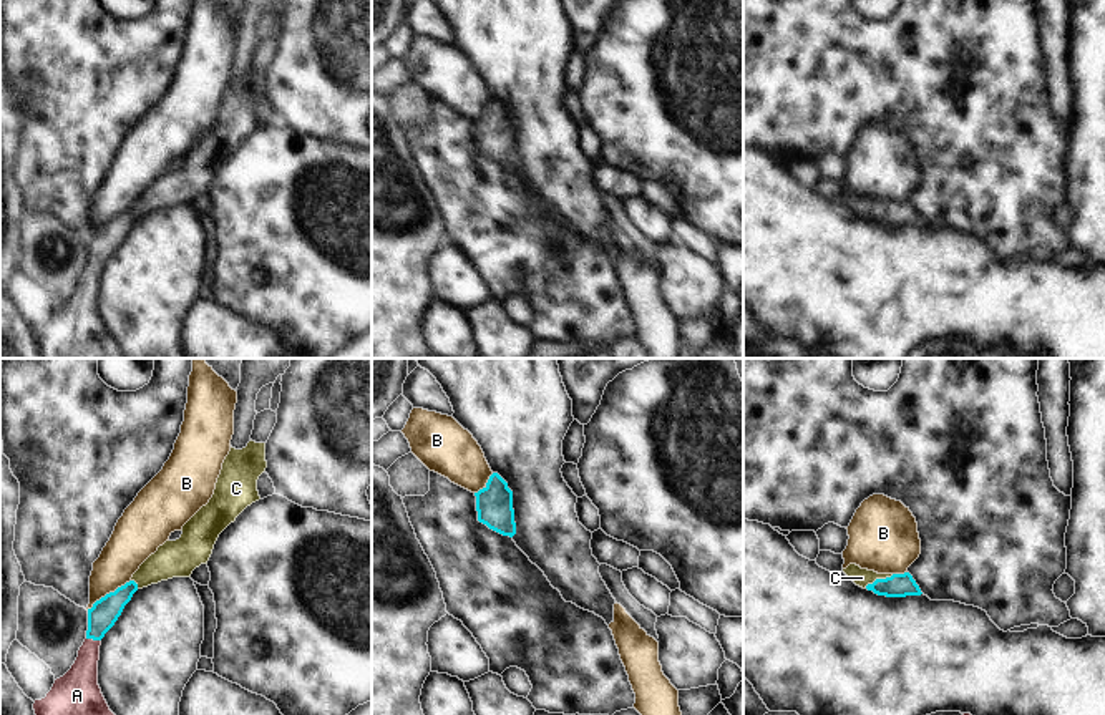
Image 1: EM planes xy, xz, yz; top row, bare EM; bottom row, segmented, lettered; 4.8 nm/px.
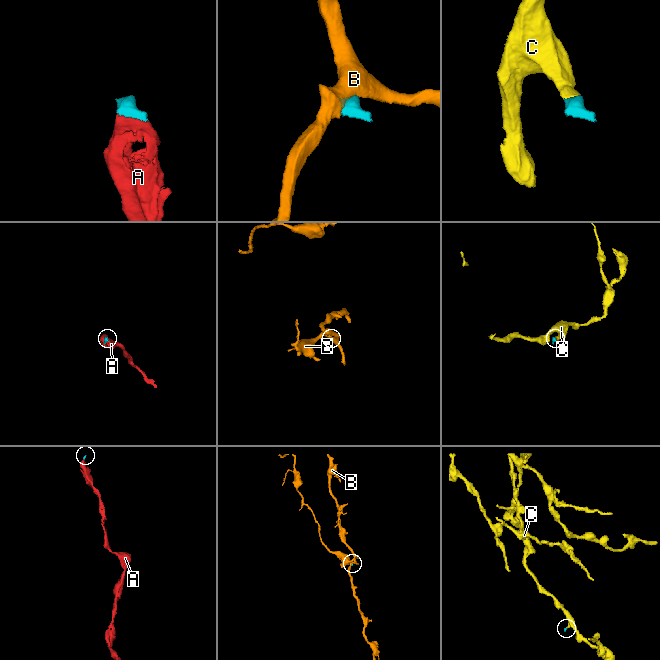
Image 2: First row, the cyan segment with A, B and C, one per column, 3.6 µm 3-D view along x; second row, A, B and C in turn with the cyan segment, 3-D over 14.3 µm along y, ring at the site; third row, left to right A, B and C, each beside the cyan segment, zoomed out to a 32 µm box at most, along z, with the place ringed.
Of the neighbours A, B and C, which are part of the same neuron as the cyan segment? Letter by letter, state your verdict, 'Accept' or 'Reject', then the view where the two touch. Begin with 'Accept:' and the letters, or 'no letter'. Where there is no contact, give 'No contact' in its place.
Accept: A, C
A: Accept. Touches cyan in xy
B: Reject. Touches cyan in xy
C: Accept. Touches cyan in yz.

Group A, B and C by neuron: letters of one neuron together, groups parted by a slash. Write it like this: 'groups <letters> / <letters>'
groups A C / B

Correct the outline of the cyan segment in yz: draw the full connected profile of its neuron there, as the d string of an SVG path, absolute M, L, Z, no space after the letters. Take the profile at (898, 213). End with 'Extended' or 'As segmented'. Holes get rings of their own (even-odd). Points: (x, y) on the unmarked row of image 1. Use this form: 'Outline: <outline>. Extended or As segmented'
Outline: M849 192L843 201L859 216L873 219L886 226L921 224L921 217L909 201L904 202L878 202Z. Extended.

